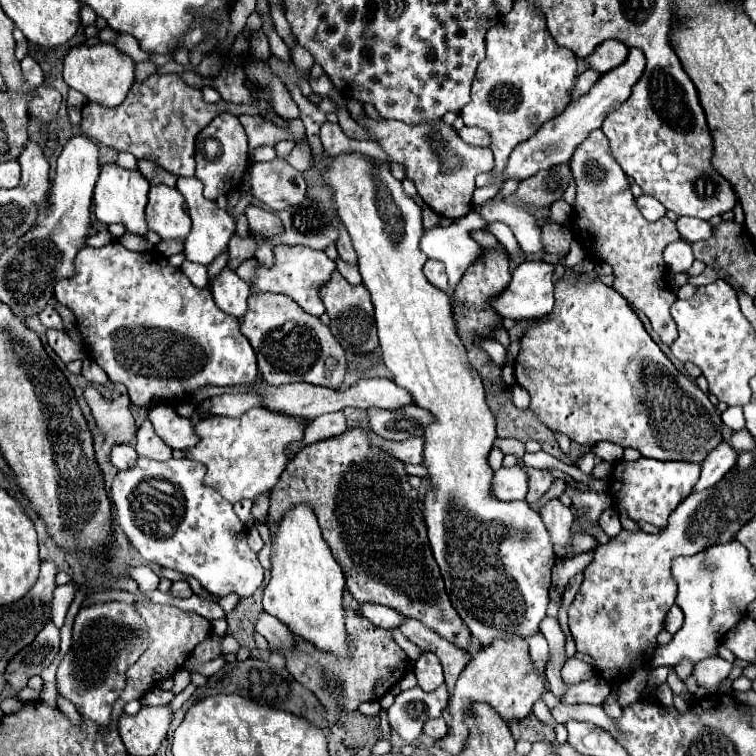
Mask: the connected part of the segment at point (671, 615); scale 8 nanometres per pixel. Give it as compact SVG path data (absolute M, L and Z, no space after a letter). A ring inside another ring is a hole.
M673 605L671 611L669 611L667 617L665 617L665 629L673 635L673 633L677 633L677 629L681 627L681 623L683 623L683 613L681 613L681 609L679 609L677 605Z

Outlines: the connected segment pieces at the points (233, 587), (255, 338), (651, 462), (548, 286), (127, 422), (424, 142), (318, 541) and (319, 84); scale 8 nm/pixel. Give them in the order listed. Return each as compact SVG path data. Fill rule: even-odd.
M139 457L135 467L119 471L111 485L111 503L115 509L115 521L129 537L131 545L149 561L161 567L175 569L179 573L195 577L203 589L217 597L237 593L239 597L251 597L263 583L263 567L257 553L249 549L245 541L247 525L239 521L233 505L211 485L205 485L207 467L191 459L153 461Z
M261 293L249 297L249 311L241 321L241 333L249 339L261 377L269 385L285 385L305 381L311 385L323 385L337 389L345 377L345 351L331 335L331 329L321 323L319 317L305 313L291 297L279 293ZM333 357L335 367L327 371L325 361Z
M637 459L637 461L619 461L613 467L609 481L609 495L615 499L615 507L625 509L627 517L633 521L645 521L661 529L667 527L669 513L693 491L699 479L697 463L677 463L677 461L657 461L657 459Z
M523 261L515 271L509 287L491 301L493 309L501 317L511 317L515 321L521 319L541 319L553 309L553 281L555 281L555 265L545 261Z
M85 385L83 395L105 441L113 445L131 445L135 441L135 419L129 411L129 397L121 395L107 401L93 385Z
M365 121L367 131L389 155L389 161L399 161L407 167L407 177L415 183L423 201L439 215L447 219L459 219L473 209L475 178L494 167L494 157L489 147L465 145L455 135L451 125L443 121L425 121L421 125L407 125L403 121Z
M295 505L279 523L279 531L273 537L273 569L271 581L263 593L263 609L285 623L291 633L315 645L319 651L351 657L353 647L347 639L345 611L341 605L345 591L345 577L341 567L331 555L329 545L321 537L315 513L309 505Z
M323 75L319 79L309 79L309 85L311 85L311 91L317 93L317 95L321 95L321 97L327 97L329 91L333 89L333 83L329 83L327 75Z

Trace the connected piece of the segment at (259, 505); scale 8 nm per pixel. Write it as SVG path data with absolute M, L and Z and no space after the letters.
M263 493L263 495L259 495L257 499L253 499L253 517L255 517L255 525L267 521L267 509L269 509L269 495Z

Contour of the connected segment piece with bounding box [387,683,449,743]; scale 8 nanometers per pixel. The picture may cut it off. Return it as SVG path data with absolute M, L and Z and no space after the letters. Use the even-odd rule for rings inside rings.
M445 683L431 693L423 691L419 685L401 691L395 697L395 703L387 709L389 725L401 735L401 739L413 743L421 735L423 723L427 719L441 717L441 711L445 709L447 701L449 701L449 693Z

